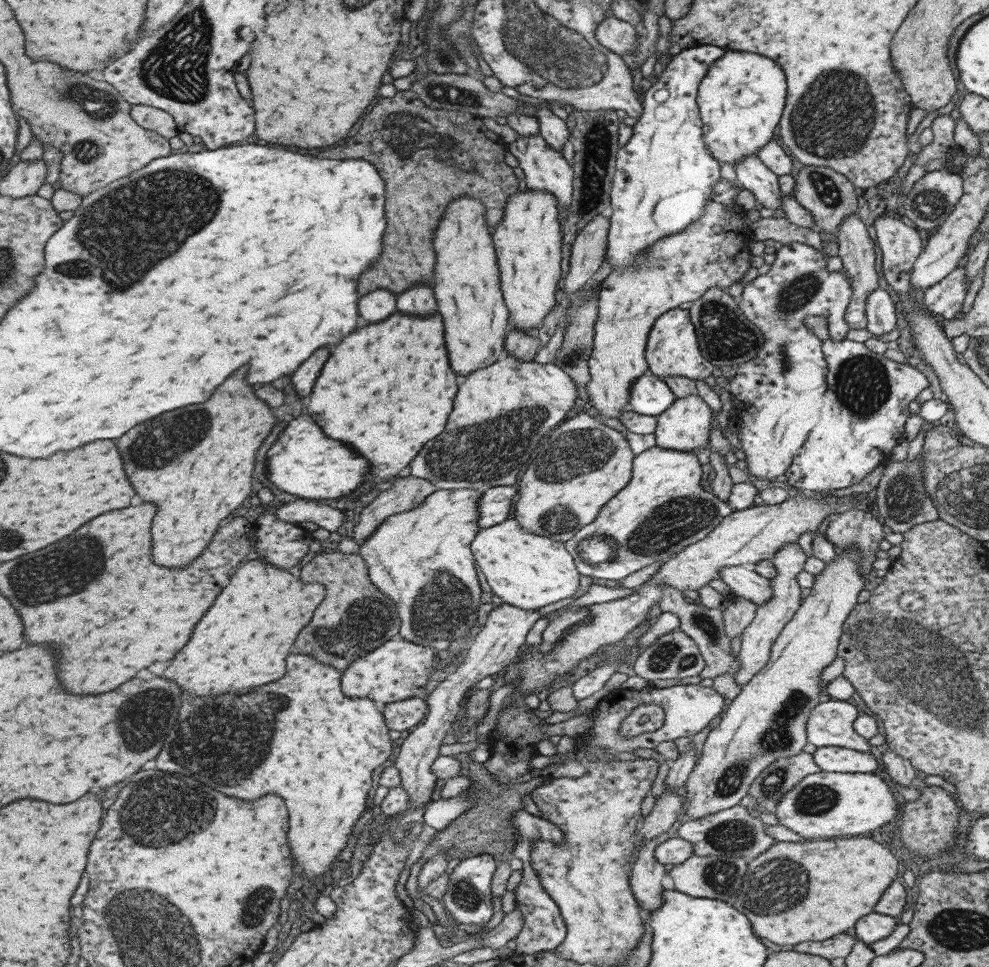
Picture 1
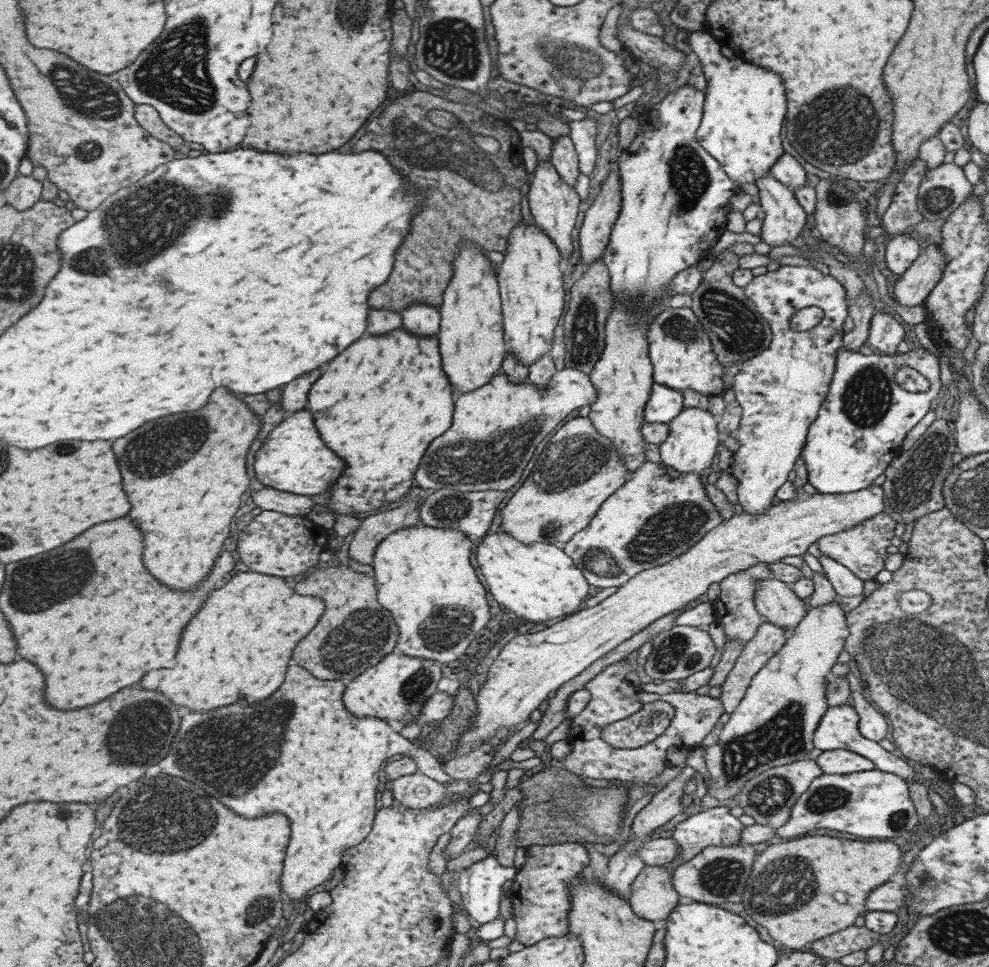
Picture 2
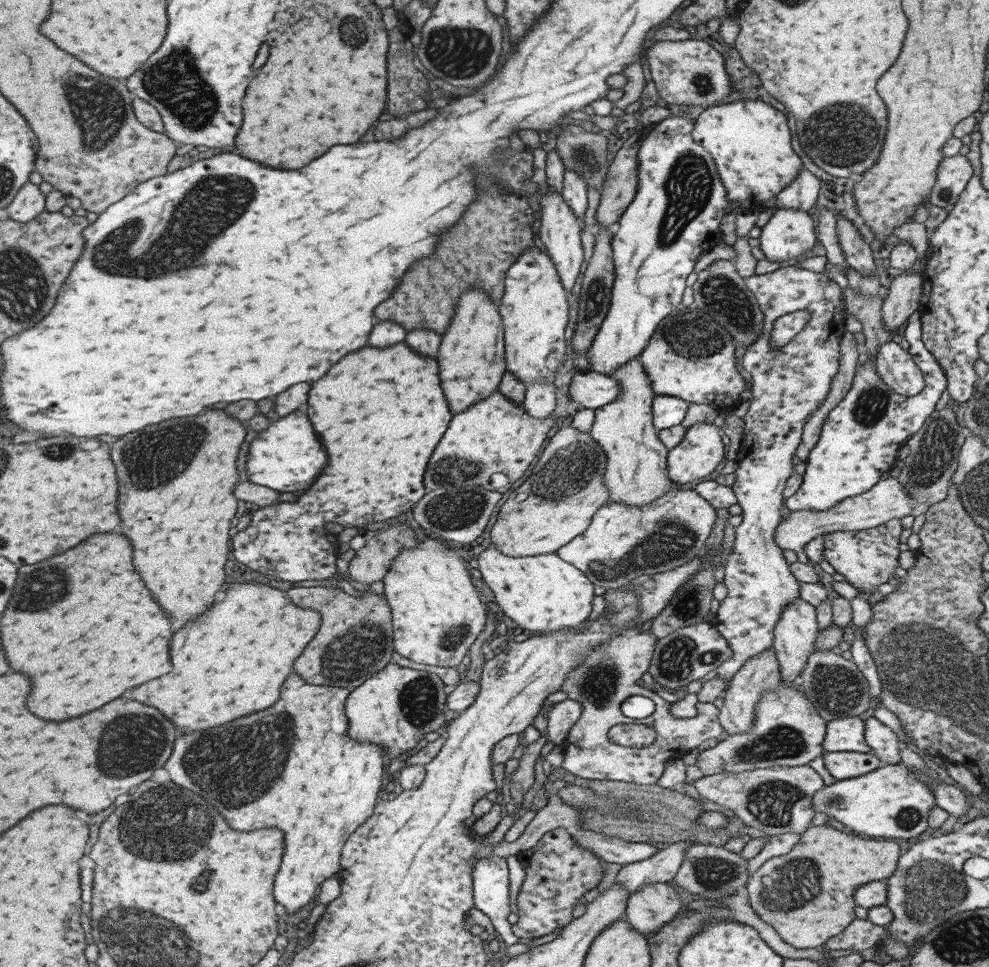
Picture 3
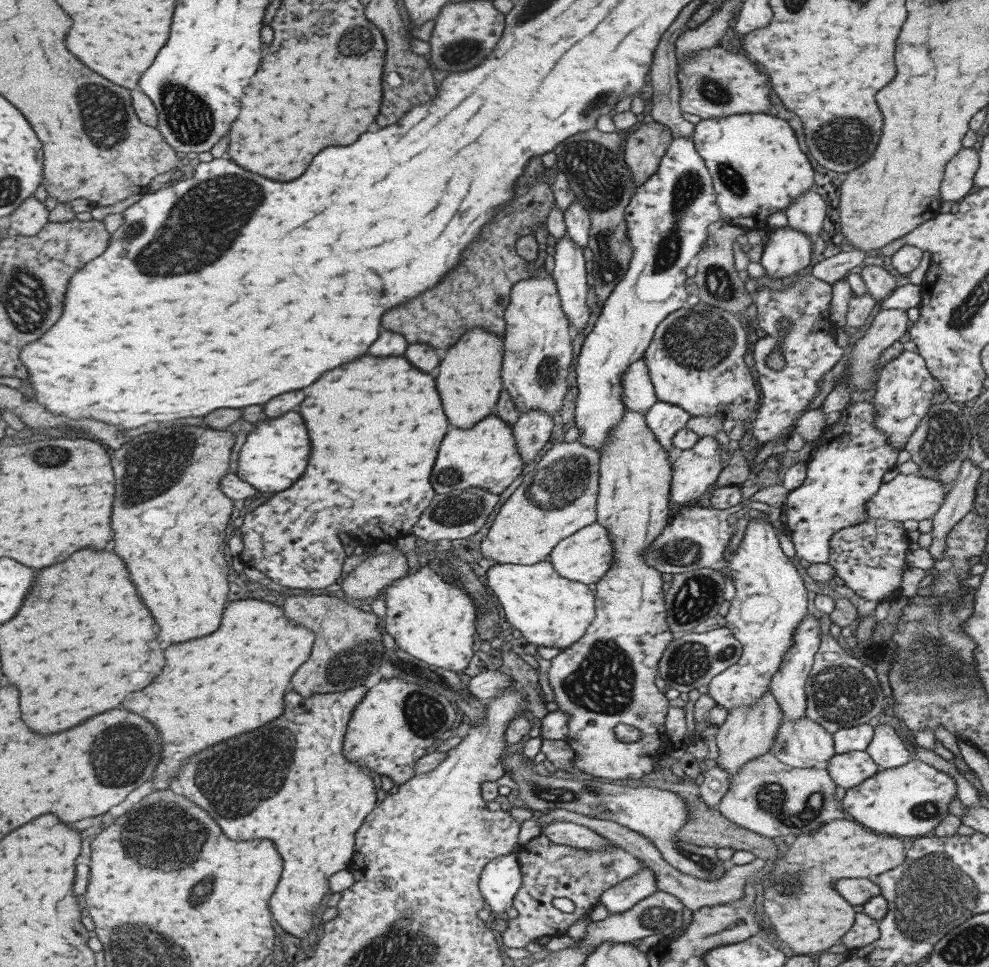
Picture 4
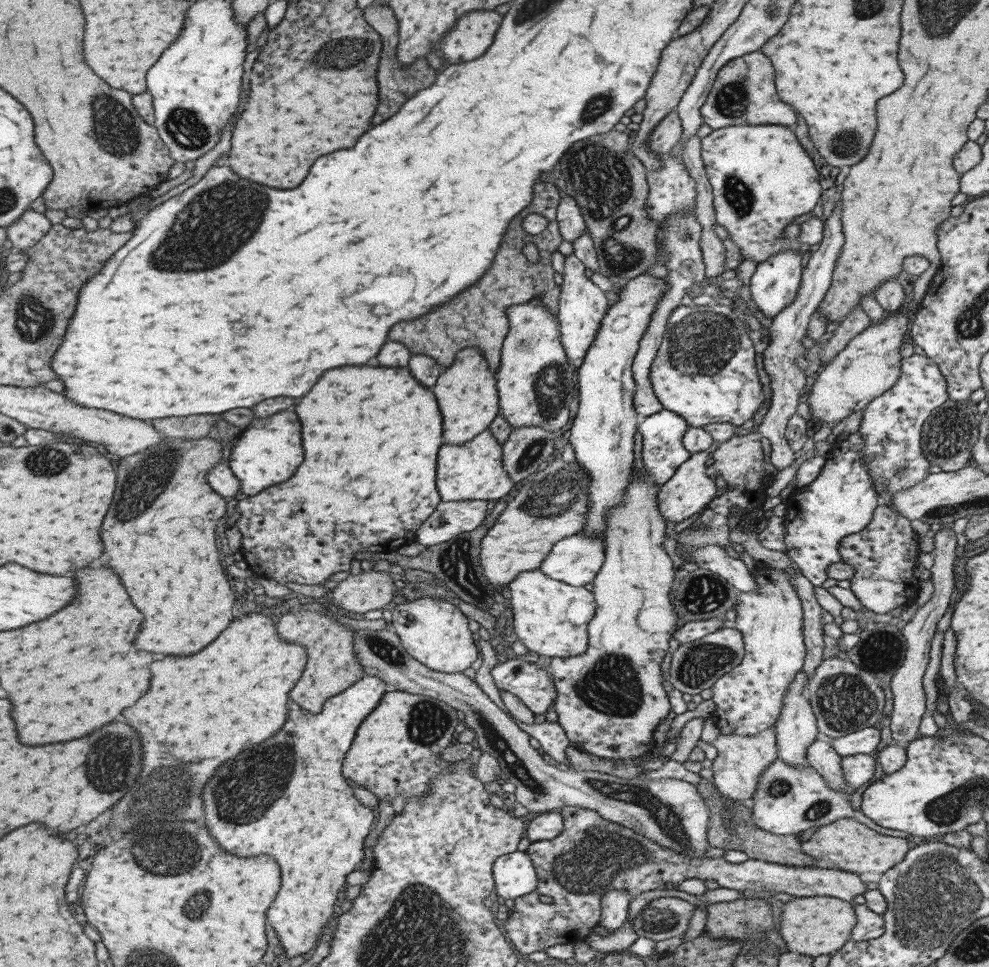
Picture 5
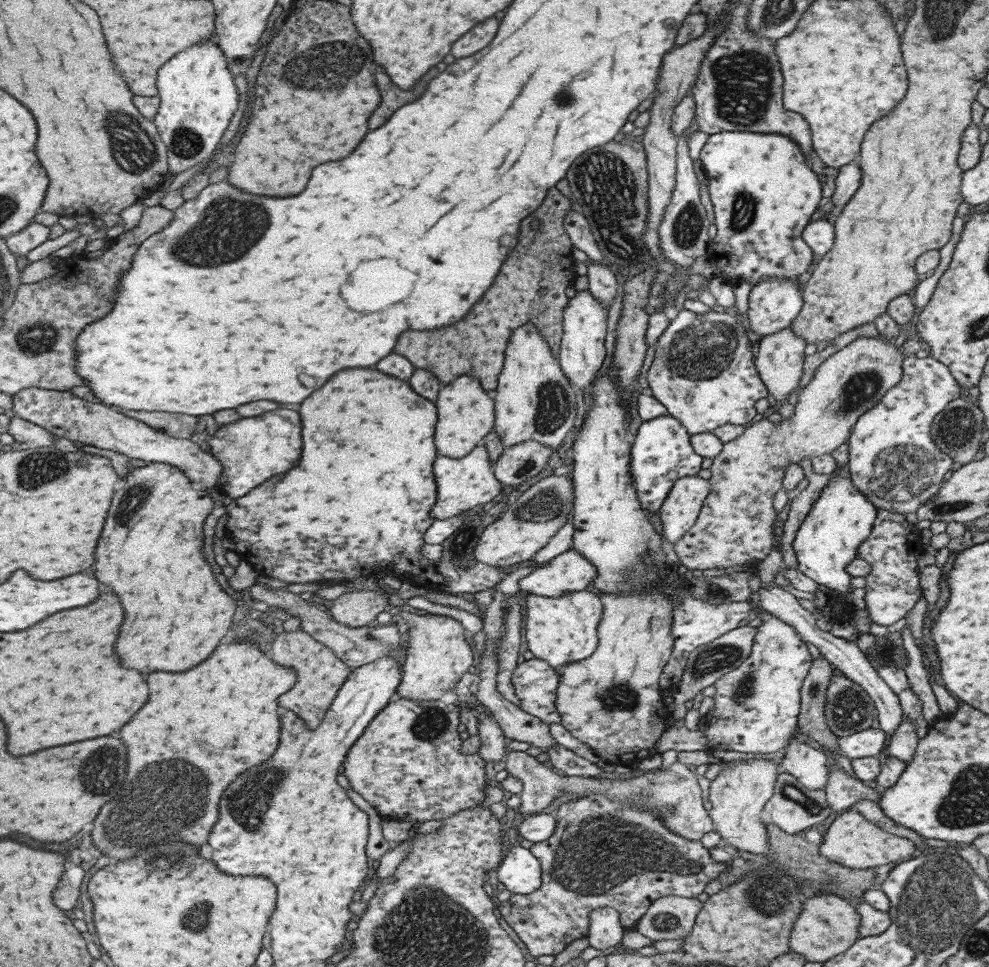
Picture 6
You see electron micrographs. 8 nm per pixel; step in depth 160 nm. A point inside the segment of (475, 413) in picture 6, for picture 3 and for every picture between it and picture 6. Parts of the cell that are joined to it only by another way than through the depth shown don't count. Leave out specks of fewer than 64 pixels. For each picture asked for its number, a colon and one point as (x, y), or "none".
3: (471, 362)
4: (468, 381)
5: (465, 392)

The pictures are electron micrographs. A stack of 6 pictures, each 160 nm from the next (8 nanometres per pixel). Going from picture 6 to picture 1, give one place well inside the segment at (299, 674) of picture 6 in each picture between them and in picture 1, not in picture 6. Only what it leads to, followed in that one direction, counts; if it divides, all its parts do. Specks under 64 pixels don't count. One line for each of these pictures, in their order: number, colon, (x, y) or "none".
1: (354, 617)
2: (354, 631)
3: (354, 640)
4: (347, 647)
5: (332, 666)

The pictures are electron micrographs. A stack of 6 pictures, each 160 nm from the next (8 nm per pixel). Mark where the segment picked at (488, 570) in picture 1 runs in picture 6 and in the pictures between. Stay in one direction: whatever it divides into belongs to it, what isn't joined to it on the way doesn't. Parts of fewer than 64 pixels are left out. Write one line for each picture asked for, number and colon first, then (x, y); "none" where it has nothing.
2: (537, 582)
3: (541, 593)
4: (548, 610)
5: (550, 617)
6: (560, 630)

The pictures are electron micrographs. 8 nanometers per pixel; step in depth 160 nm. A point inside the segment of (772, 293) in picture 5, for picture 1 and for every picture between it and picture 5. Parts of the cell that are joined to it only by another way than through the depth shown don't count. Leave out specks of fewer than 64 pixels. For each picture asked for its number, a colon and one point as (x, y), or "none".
1: (754, 176)
2: (784, 218)
3: (788, 234)
4: (786, 251)

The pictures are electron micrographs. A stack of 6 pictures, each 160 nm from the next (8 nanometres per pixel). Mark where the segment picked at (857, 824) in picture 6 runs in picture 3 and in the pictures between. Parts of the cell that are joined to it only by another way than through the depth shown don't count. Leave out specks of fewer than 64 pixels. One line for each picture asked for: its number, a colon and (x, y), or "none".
3: (780, 892)
4: (808, 915)
5: (851, 846)

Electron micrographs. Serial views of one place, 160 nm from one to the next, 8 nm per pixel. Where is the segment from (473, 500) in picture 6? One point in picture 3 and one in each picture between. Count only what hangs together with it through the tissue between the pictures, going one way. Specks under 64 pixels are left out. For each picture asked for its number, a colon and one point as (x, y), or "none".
3: (489, 445)
4: (484, 456)
5: (473, 470)

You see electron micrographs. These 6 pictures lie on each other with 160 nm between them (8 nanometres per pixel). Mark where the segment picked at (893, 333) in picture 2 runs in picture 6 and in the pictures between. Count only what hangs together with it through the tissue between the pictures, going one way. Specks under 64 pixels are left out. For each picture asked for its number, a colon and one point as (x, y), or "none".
3: (894, 365)
4: (904, 387)
5: (890, 426)
6: (892, 460)

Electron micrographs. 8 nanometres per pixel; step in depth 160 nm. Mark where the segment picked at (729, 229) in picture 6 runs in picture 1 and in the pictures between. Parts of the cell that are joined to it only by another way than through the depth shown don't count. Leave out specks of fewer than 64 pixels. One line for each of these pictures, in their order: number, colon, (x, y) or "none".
1: (740, 99)
2: (742, 111)
3: (748, 139)
4: (756, 168)
5: (760, 178)

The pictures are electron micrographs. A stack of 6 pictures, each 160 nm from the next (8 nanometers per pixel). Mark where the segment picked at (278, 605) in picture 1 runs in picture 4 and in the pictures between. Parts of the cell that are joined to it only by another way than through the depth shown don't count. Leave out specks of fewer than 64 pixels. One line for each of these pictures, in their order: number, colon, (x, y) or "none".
2: (255, 615)
3: (230, 662)
4: (230, 682)

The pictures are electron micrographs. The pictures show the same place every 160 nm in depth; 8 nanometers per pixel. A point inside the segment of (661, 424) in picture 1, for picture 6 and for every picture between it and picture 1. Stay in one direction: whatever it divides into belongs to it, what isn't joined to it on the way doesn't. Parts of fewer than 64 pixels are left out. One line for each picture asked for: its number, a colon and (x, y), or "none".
2: (690, 445)
3: (701, 449)
4: (695, 469)
5: (690, 488)
6: (679, 509)

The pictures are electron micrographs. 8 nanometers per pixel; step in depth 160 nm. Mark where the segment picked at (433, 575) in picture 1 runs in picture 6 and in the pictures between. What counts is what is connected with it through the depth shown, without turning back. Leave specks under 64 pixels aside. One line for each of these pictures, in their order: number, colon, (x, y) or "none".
2: (422, 575)
3: (435, 613)
4: (432, 620)
5: (434, 632)
6: (437, 655)

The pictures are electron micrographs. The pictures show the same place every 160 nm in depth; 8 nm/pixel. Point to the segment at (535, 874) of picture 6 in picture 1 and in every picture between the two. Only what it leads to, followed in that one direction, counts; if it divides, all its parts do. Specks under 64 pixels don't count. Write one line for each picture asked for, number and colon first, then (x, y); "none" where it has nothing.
1: (467, 899)
2: (479, 884)
3: (489, 883)
4: (500, 878)
5: (513, 874)

